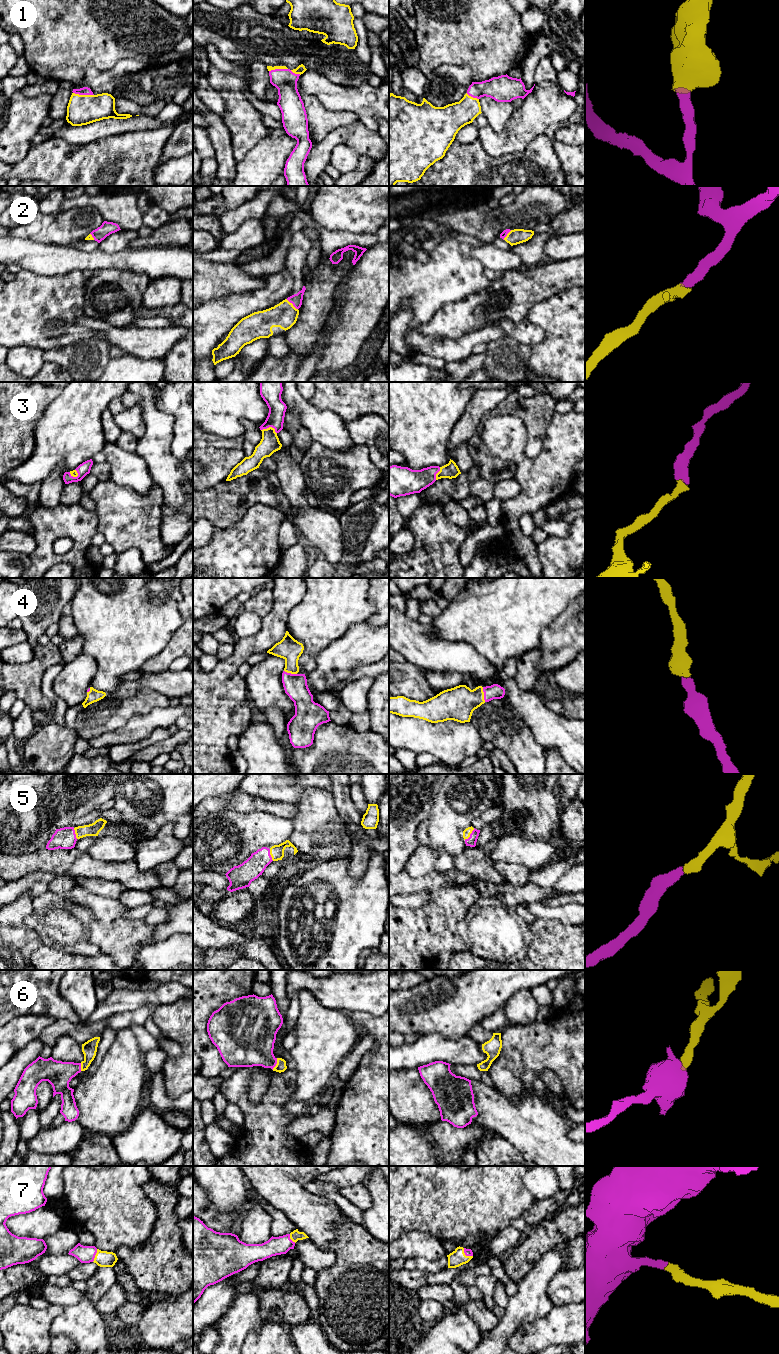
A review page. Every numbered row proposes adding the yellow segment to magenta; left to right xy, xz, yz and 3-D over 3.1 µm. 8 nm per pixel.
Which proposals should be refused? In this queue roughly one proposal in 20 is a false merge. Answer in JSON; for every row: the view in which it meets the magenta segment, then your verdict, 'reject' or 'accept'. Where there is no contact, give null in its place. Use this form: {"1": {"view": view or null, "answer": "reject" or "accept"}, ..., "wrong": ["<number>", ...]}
{"1": {"view": "xy", "answer": "accept"}, "2": {"view": "xz", "answer": "accept"}, "3": {"view": "xz", "answer": "accept"}, "4": {"view": "yz", "answer": "accept"}, "5": {"view": "yz", "answer": "accept"}, "6": {"view": "xz", "answer": "accept"}, "7": {"view": "xy", "answer": "accept"}, "wrong": []}

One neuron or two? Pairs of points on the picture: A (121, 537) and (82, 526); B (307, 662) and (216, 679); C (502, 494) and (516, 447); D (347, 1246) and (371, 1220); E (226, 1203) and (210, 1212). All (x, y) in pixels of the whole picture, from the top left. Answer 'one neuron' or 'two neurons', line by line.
A: two neurons
B: two neurons
C: two neurons
D: two neurons
E: two neurons

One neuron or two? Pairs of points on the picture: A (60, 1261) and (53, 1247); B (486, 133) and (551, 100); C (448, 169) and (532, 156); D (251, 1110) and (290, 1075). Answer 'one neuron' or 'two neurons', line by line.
A: two neurons
B: one neuron
C: one neuron
D: one neuron

